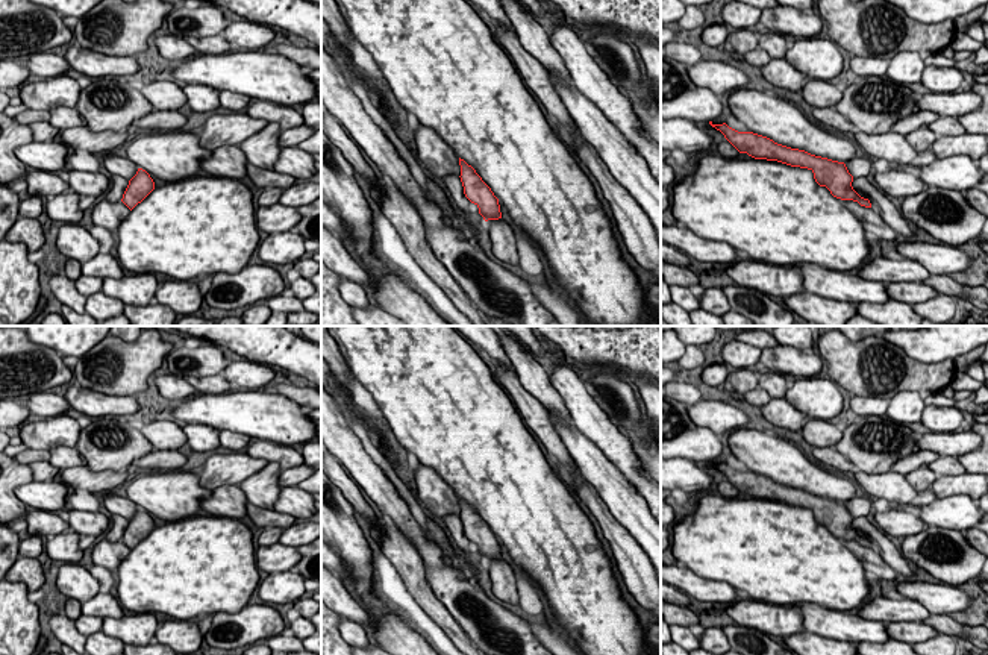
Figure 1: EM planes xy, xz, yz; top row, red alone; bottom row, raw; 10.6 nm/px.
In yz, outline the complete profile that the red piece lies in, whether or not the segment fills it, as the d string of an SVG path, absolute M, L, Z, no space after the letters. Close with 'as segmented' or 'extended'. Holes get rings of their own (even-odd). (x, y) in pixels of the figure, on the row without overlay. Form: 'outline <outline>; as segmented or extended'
outline M709 461L709 464L720 470L739 493L747 493L755 499L777 500L791 506L808 508L814 512L815 522L820 526L826 526L833 537L853 540L861 546L871 547L870 540L861 537L853 529L853 516L849 512L844 502L791 488L753 472L738 472L726 462L714 464Z; as segmented

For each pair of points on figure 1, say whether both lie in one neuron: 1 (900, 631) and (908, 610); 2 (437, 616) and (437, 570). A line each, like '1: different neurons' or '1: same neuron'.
1: different neurons
2: different neurons

